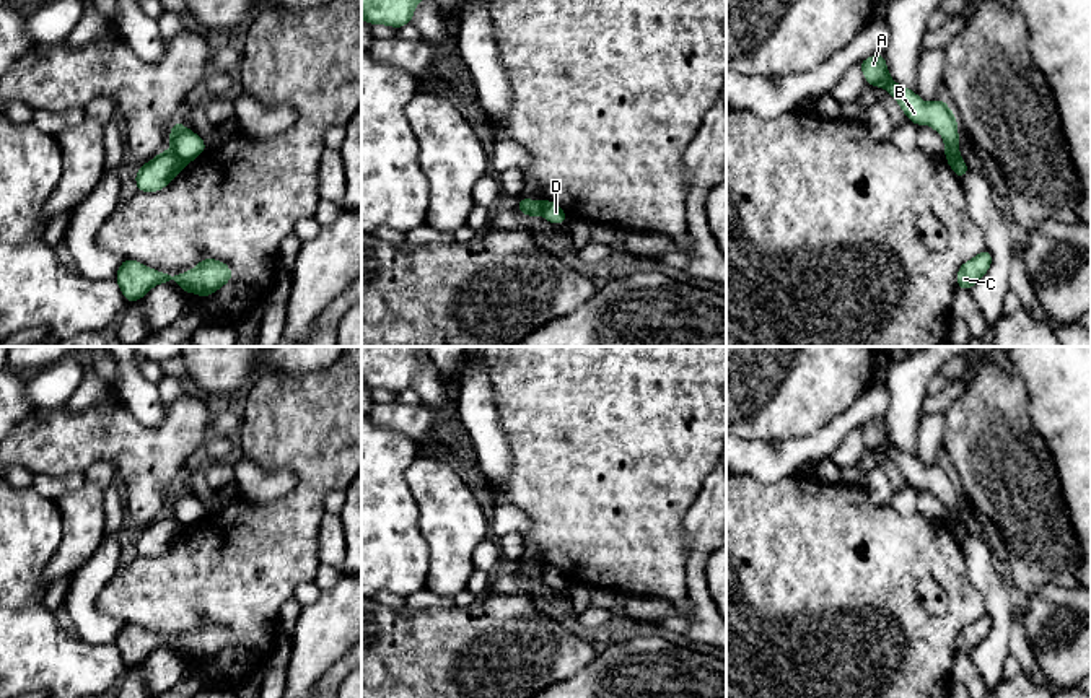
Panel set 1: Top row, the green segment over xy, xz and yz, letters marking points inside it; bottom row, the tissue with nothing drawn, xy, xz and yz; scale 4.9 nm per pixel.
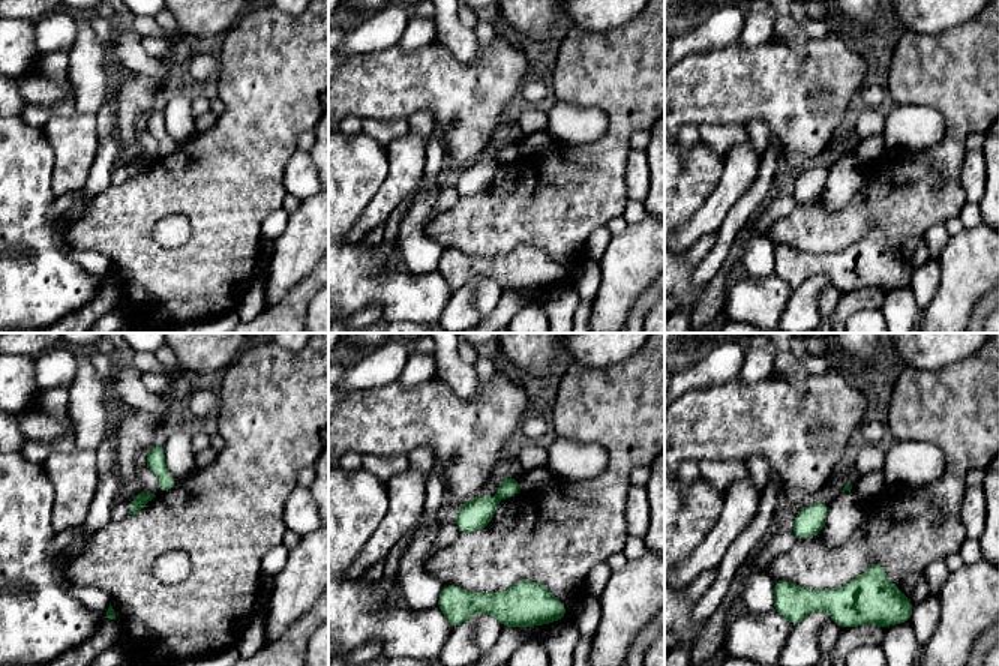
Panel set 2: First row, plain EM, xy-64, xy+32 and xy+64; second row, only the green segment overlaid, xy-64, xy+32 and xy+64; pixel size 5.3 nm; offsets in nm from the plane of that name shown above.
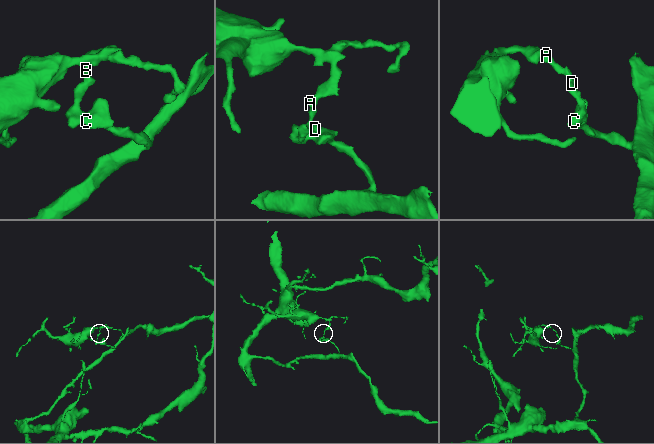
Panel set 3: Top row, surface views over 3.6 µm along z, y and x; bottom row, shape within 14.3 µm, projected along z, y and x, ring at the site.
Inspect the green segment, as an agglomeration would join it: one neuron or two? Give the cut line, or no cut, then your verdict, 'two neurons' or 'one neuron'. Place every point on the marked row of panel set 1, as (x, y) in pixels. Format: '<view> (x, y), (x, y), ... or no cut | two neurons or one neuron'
xz (541, 200), (543, 213) | two neurons

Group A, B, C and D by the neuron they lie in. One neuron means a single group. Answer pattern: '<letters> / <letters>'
A B D / C

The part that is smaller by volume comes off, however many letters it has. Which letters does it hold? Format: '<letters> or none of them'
A, B, D

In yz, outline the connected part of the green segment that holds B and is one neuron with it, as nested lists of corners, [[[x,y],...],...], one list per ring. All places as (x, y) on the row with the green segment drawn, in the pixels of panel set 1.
[[[884,54],[871,55],[858,67],[868,86],[881,86],[892,94],[910,122],[930,125],[944,138],[944,155],[959,155],[957,120],[941,98],[928,104],[914,89],[899,86],[887,72]]]

